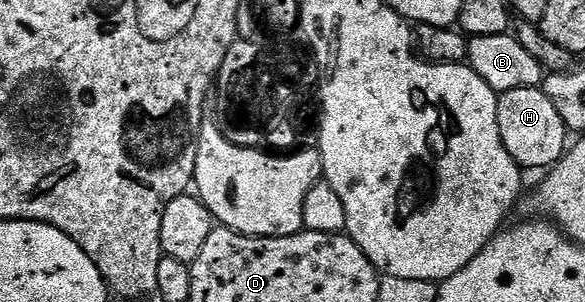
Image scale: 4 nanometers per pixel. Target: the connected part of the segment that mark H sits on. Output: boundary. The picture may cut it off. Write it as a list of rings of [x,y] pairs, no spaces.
[[[539,87],[500,93],[497,127],[501,127],[501,139],[509,155],[524,170],[550,170],[552,165],[562,159],[569,145],[567,125],[561,119],[561,115],[557,115],[557,107],[553,107],[549,95],[545,95]]]

